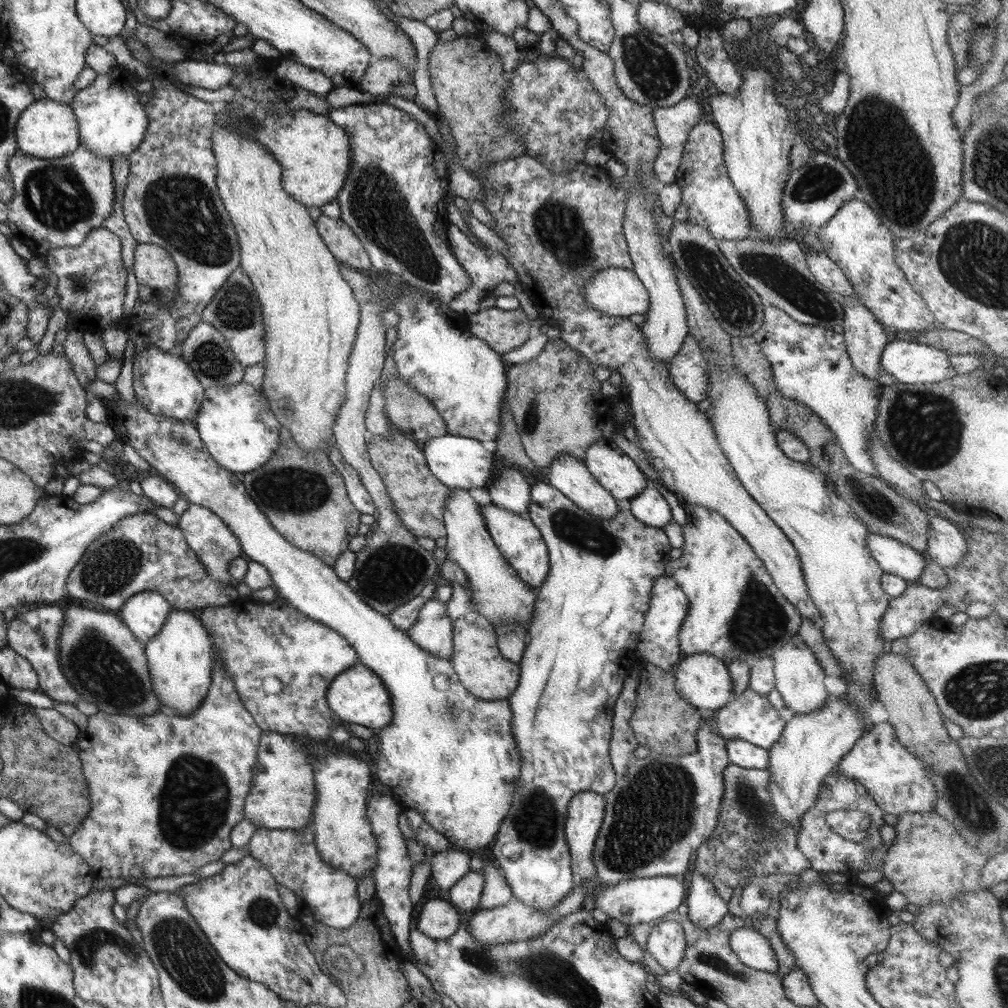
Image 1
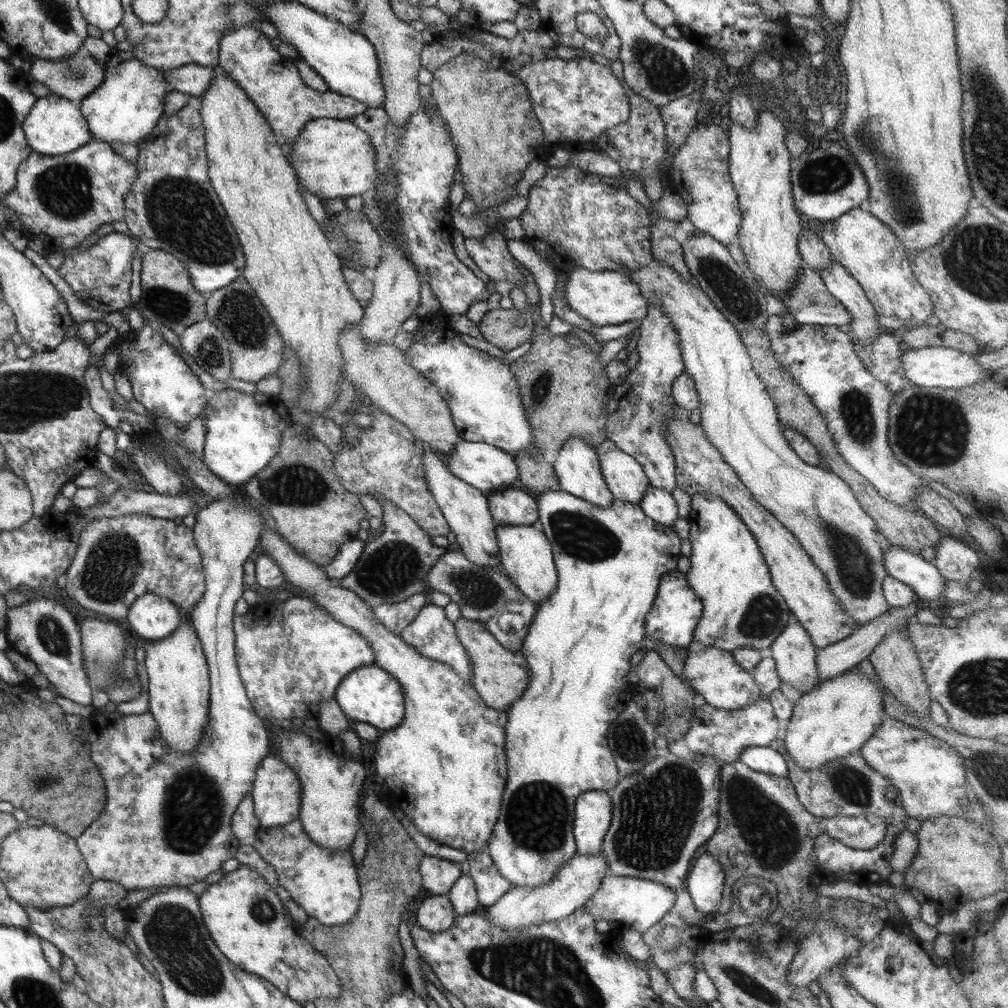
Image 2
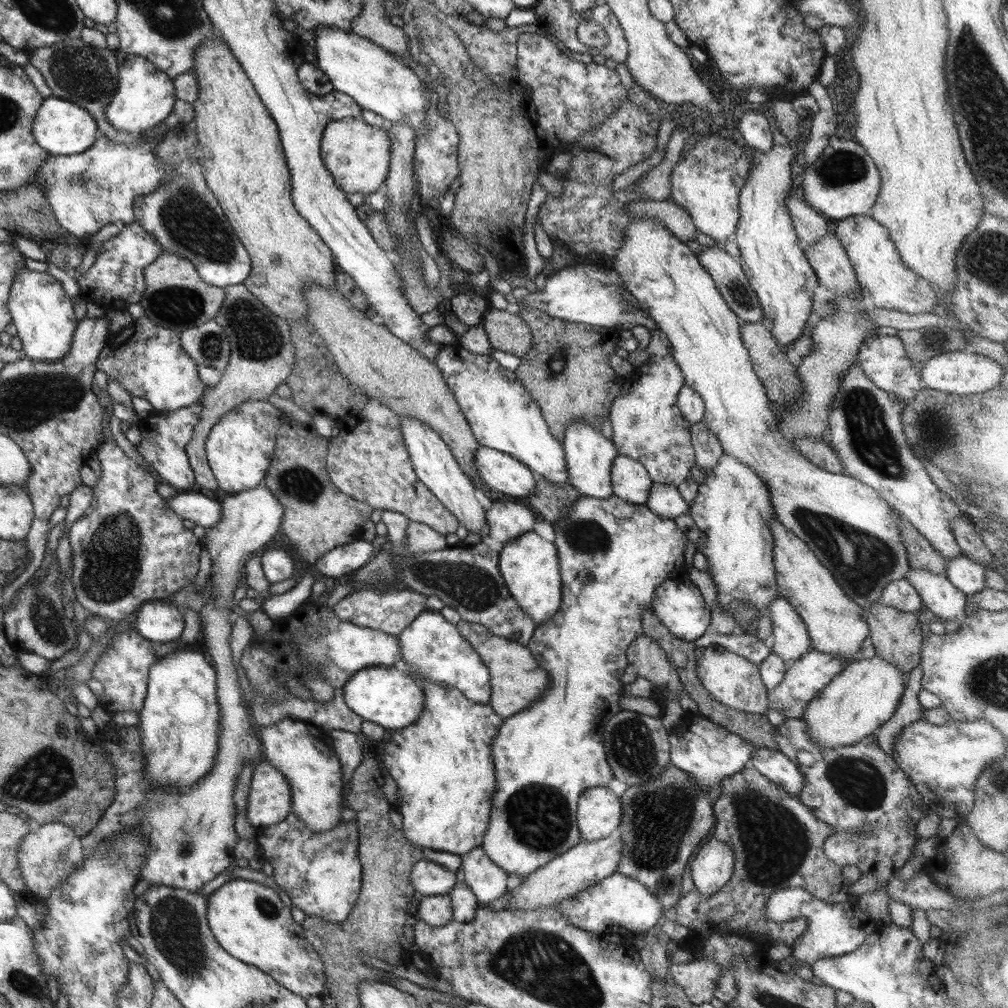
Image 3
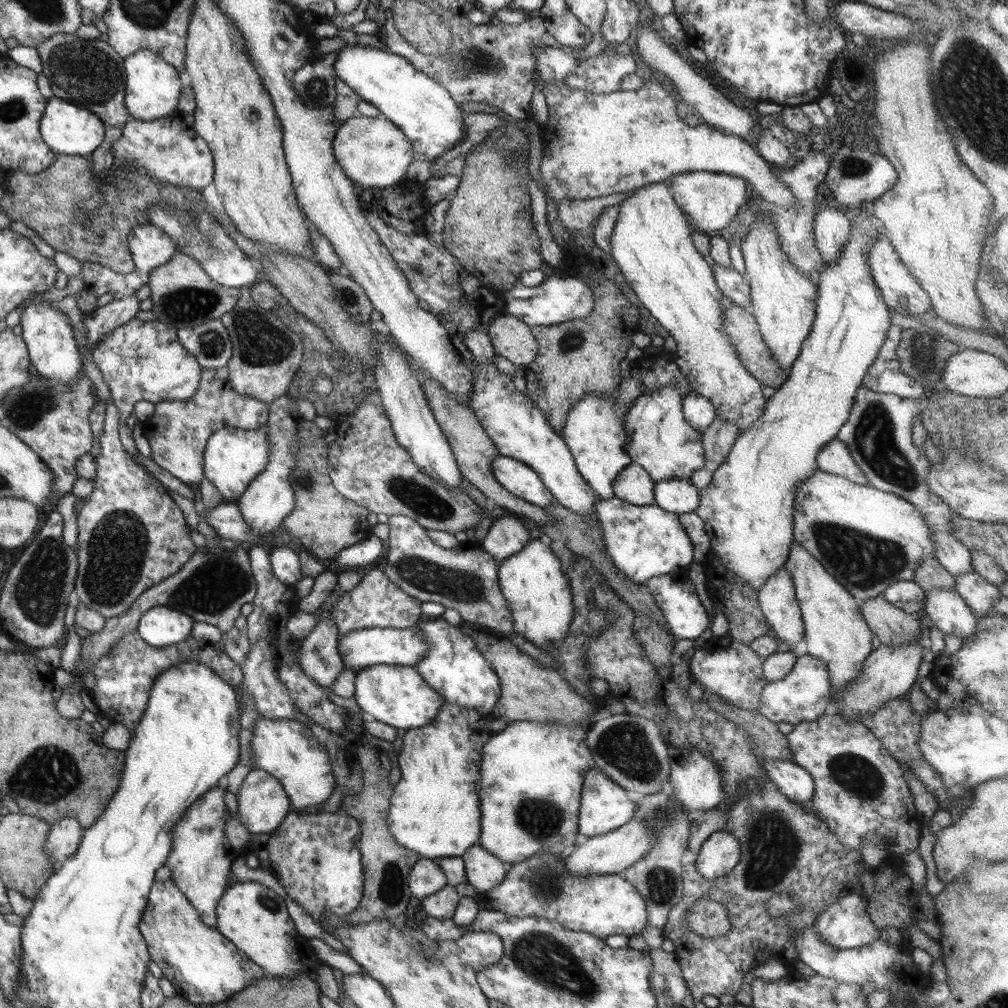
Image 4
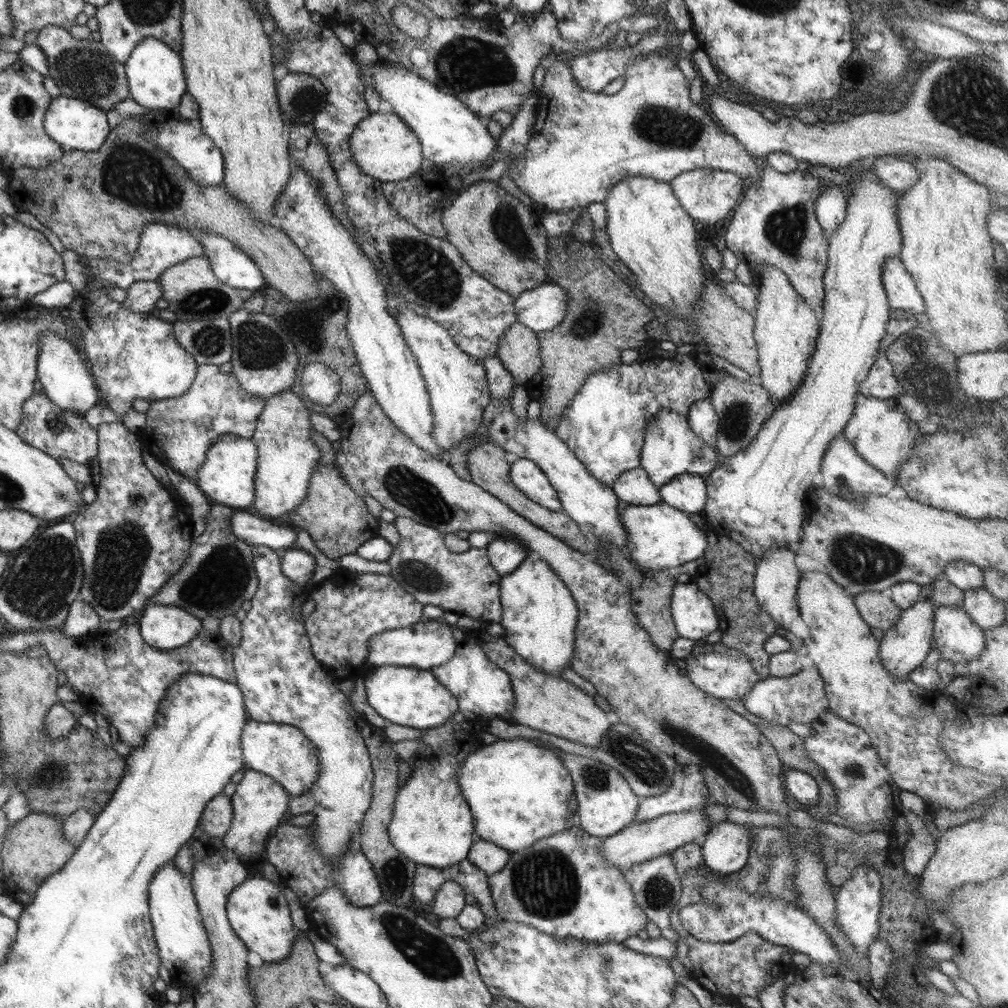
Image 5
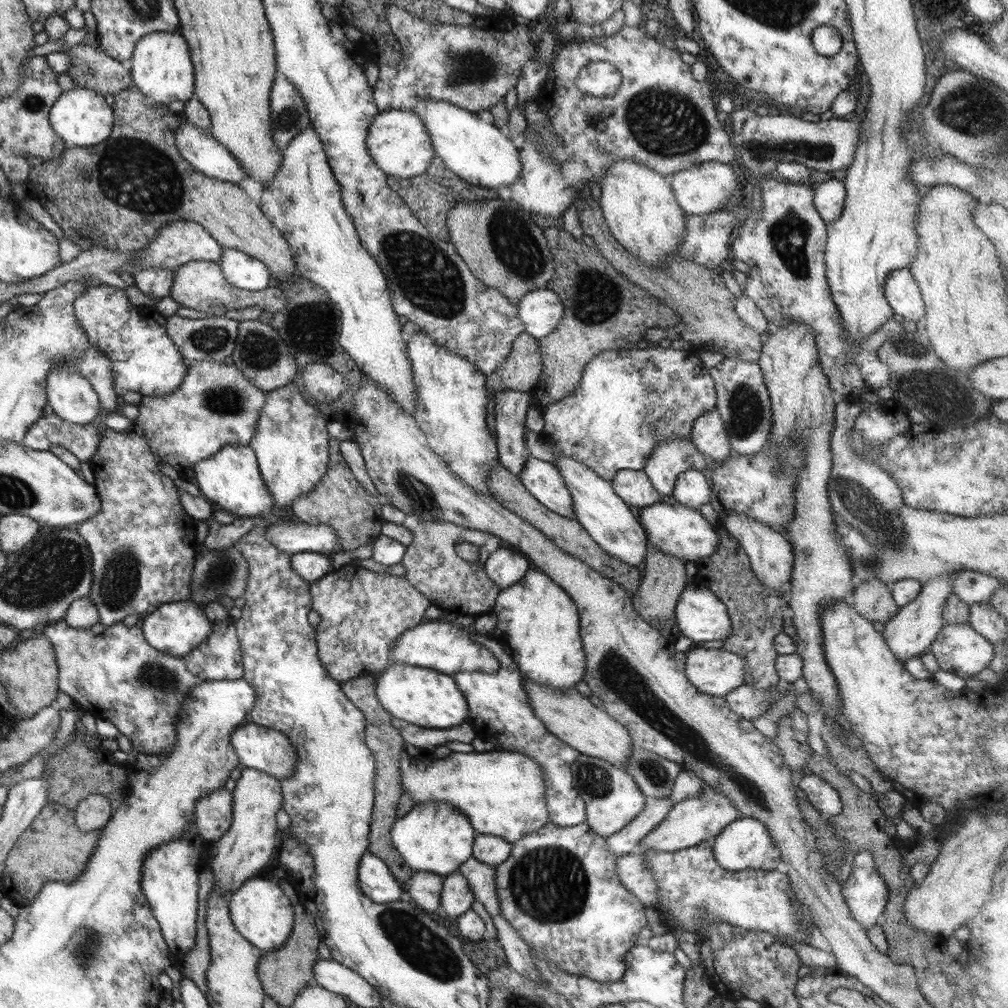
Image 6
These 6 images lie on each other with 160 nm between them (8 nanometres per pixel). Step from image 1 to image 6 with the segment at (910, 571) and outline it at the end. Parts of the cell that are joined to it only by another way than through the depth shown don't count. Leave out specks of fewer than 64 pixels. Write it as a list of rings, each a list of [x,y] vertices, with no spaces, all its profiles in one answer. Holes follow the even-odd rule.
[[[945,623],[929,648],[940,669],[967,680],[987,668],[994,656],[993,644],[968,623]]]

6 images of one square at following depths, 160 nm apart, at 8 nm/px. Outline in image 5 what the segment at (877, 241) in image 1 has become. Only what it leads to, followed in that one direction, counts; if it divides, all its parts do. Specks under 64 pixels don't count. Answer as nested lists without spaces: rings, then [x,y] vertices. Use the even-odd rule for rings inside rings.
[[[894,255],[883,264],[881,281],[887,294],[889,305],[894,310],[910,312],[920,319],[926,312],[926,305],[917,289],[912,275],[905,269],[903,262]]]

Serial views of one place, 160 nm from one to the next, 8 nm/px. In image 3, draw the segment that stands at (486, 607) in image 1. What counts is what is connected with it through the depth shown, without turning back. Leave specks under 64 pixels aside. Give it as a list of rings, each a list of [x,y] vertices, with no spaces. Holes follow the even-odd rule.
[[[400,416],[400,418],[407,452],[418,480],[432,491],[432,494],[456,517],[457,522],[467,528],[469,533],[481,534],[484,537],[487,518],[484,508],[476,499],[477,486],[467,474],[464,474],[452,451],[435,430],[411,416]]]

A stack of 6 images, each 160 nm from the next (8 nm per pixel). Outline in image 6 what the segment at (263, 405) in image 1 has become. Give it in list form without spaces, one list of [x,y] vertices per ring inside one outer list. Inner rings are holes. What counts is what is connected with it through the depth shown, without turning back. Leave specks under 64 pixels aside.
[[[247,444],[223,446],[216,455],[195,465],[195,476],[202,496],[215,507],[237,514],[238,517],[265,514],[275,506],[260,473],[255,452]]]

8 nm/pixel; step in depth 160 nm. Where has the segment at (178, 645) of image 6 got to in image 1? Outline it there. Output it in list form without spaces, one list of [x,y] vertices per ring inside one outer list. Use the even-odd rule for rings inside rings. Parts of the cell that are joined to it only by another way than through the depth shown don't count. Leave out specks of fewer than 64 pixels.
[[[144,591],[132,596],[122,606],[120,616],[124,624],[131,629],[135,636],[146,646],[154,638],[168,620],[172,606],[163,594],[154,591]]]

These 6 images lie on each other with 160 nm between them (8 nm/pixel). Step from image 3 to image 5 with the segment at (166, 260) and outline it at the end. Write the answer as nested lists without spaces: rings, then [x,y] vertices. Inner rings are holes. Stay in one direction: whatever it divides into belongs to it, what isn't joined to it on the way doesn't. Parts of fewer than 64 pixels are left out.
[[[192,257],[183,263],[175,264],[159,276],[162,296],[168,302],[167,310],[176,314],[176,321],[208,321],[216,317],[227,318],[243,307],[245,300],[252,294],[264,292],[265,287],[256,291],[235,289],[218,280],[211,263],[205,257]]]

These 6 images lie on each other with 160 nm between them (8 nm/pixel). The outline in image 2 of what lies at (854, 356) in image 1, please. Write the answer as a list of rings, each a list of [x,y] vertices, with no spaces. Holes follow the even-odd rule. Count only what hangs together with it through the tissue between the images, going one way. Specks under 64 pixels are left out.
[[[835,260],[825,270],[820,270],[826,288],[836,297],[851,314],[850,334],[860,345],[872,341],[885,330],[881,329],[874,305],[868,300],[860,283]]]

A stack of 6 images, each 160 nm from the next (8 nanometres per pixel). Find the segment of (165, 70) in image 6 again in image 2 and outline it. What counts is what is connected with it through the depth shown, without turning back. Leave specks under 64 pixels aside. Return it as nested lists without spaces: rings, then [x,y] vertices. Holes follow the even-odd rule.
[[[114,51],[104,67],[102,84],[82,99],[80,106],[91,126],[92,139],[108,144],[138,143],[150,136],[163,118],[164,98],[171,90],[166,76],[159,69],[138,60],[132,51]]]

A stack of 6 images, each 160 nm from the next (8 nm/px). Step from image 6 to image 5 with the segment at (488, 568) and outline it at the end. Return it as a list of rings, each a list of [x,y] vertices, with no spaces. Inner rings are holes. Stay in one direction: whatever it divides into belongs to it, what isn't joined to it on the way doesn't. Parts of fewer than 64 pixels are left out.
[[[495,536],[486,550],[490,564],[500,576],[514,572],[529,554],[524,545],[510,536]]]

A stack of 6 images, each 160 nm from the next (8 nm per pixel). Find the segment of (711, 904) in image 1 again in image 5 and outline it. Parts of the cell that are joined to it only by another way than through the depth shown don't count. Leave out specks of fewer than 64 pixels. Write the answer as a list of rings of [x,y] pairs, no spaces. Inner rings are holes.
[[[727,821],[712,827],[702,846],[704,865],[710,871],[728,876],[742,871],[748,862],[752,841],[748,826]]]

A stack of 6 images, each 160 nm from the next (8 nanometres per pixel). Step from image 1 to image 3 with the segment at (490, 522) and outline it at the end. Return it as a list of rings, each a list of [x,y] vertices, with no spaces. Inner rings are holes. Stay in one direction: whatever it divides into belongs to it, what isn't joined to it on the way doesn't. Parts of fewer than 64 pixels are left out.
[[[533,530],[504,543],[499,552],[499,571],[503,576],[510,596],[537,625],[544,624],[555,616],[562,604],[562,583],[559,573],[557,548],[552,541]]]

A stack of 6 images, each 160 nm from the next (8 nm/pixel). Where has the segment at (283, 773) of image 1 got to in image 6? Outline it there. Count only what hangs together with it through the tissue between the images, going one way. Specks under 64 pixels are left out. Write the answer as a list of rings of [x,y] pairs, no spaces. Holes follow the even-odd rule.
[[[242,767],[242,775],[235,781],[233,816],[230,829],[214,844],[214,855],[207,867],[214,875],[213,889],[223,895],[234,892],[244,882],[266,875],[268,864],[276,854],[278,832],[276,814],[282,809],[282,789],[279,779],[255,768]]]

